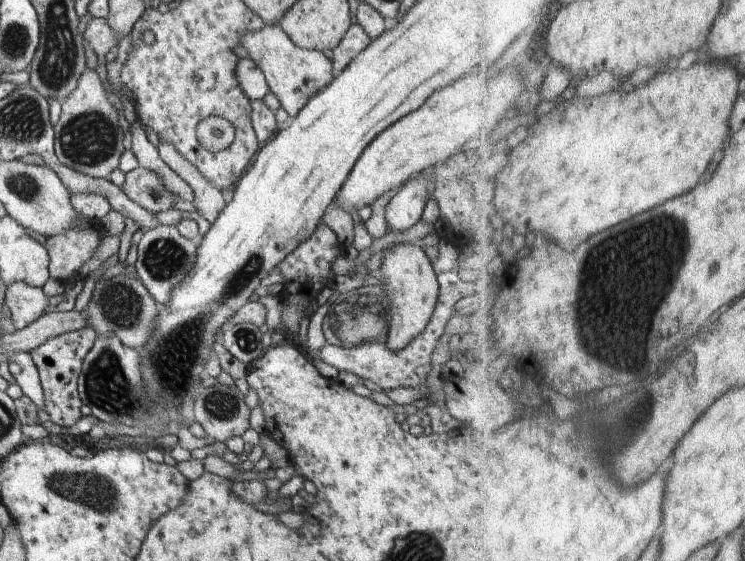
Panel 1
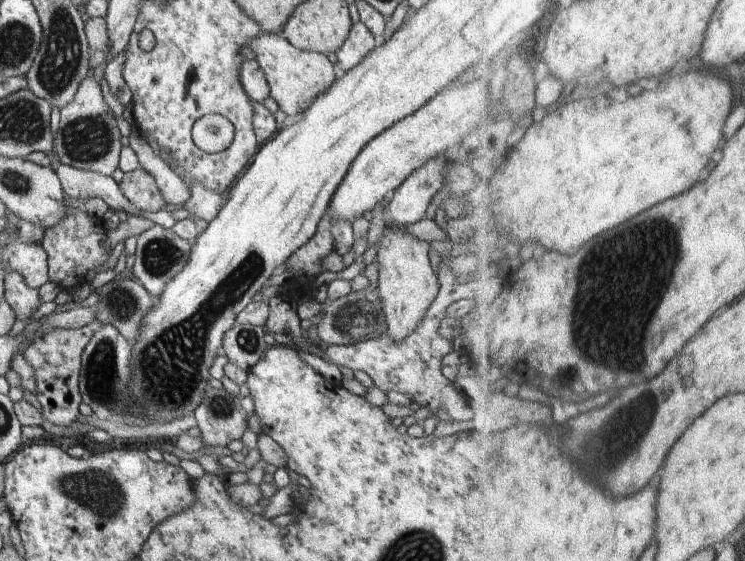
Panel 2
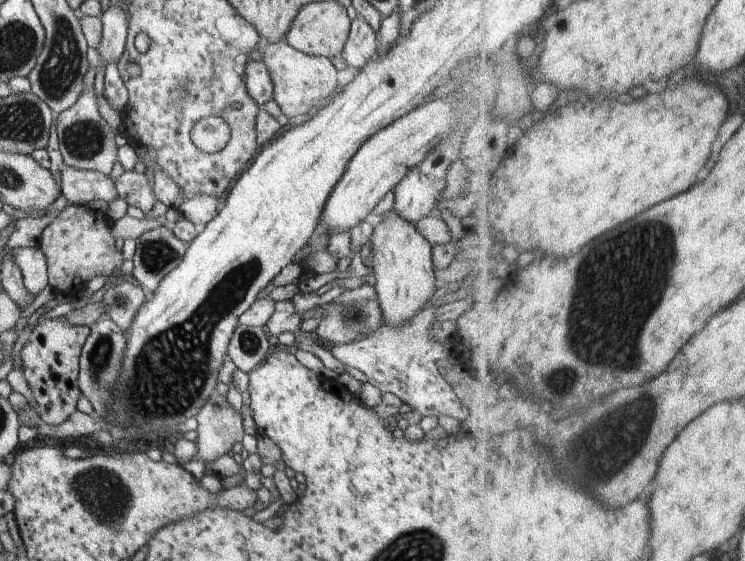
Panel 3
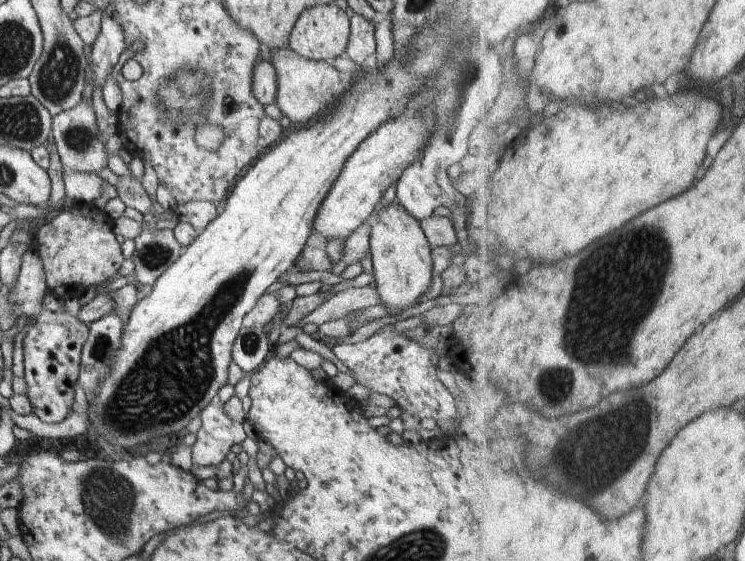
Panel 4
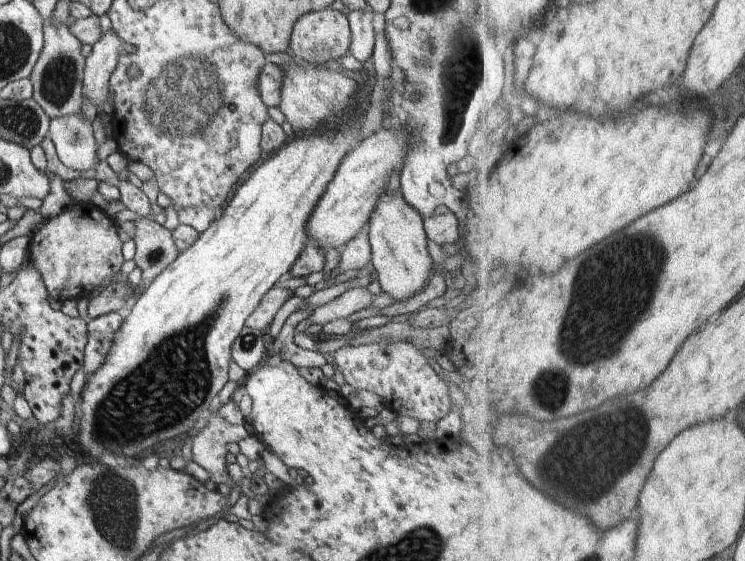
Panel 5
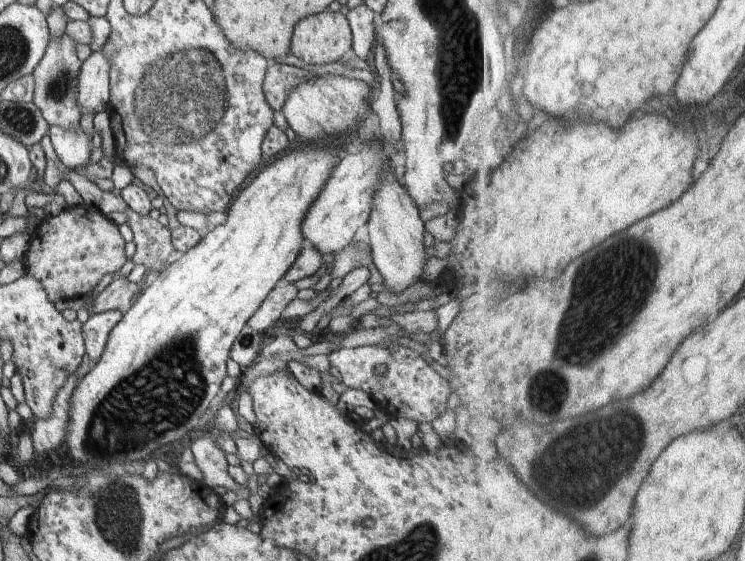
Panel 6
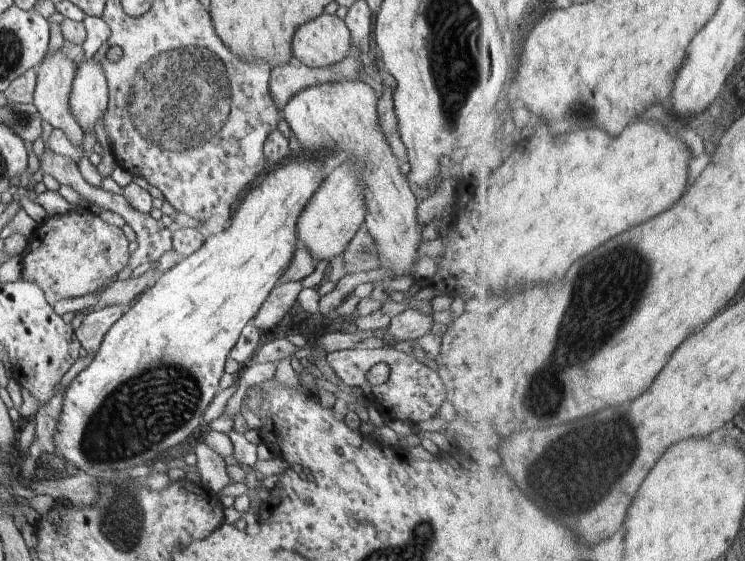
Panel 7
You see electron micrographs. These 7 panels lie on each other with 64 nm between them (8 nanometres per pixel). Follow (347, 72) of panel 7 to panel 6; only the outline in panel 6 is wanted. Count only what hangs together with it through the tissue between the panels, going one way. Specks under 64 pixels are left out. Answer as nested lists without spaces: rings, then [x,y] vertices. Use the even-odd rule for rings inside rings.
[[[276,61],[270,62],[266,68],[266,78],[264,78],[264,98],[274,111],[281,111],[286,96],[296,84],[308,80],[314,75],[308,70],[303,70],[296,66],[280,64]]]

